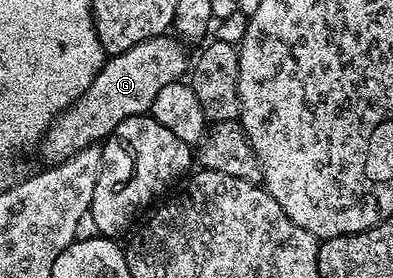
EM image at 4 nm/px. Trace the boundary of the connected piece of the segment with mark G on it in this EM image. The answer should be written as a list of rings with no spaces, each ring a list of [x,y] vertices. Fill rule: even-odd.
[[[165,34],[141,41],[141,45],[125,49],[125,53],[110,56],[81,98],[51,120],[41,139],[43,155],[48,159],[46,162],[51,165],[61,163],[75,152],[106,140],[121,121],[148,114],[153,97],[157,97],[165,85],[180,82],[188,74],[189,55],[187,59],[182,46],[184,44],[178,38]]]

